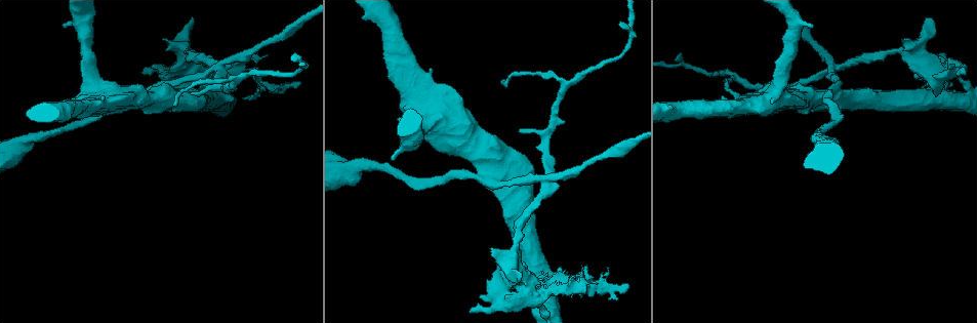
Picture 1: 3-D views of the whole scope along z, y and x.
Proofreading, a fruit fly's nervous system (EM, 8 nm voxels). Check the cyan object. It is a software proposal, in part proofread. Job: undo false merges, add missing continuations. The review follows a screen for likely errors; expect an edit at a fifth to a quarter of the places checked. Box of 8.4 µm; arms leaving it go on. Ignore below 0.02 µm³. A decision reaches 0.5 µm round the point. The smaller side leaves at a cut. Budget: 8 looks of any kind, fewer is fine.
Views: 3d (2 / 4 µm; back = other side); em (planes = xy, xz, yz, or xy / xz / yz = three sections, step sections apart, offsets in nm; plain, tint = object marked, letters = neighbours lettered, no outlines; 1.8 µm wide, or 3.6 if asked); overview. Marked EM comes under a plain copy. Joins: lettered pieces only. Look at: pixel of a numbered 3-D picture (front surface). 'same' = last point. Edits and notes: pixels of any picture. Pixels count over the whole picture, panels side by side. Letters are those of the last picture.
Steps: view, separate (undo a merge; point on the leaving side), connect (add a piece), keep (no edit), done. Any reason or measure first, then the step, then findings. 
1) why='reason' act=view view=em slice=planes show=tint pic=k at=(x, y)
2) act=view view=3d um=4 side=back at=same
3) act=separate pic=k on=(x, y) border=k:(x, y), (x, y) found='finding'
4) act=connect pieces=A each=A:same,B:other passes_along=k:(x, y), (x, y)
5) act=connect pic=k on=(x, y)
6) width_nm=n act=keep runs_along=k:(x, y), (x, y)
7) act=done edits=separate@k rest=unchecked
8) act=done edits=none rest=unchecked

why='thick turns thin' act=view view=3d um=2 pic=1 at=(578, 289)

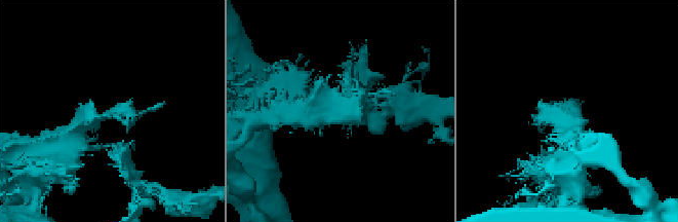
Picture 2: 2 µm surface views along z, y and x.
act=view view=em slice=planes show=letters pic=2 at=(337, 114)

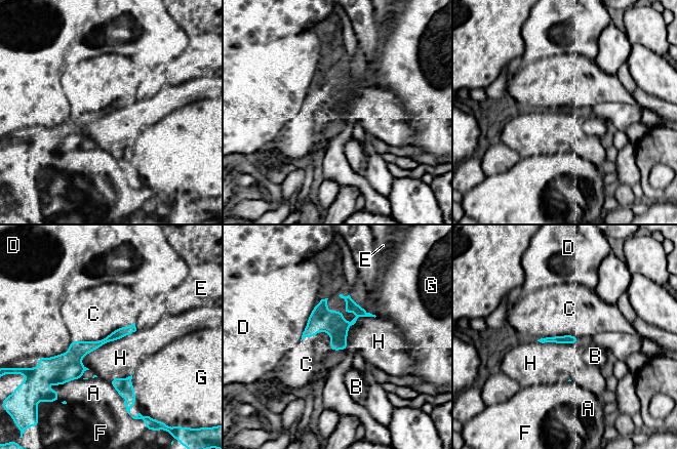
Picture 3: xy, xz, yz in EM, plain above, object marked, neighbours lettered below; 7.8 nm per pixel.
width_nm=70 act=keep each=A:other,B:other,C:other,D:other,E:other,F:other,G:other,H:other border=3:(342, 294), (345, 350) found='continuous, no second neuron'

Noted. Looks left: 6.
why='sudden change in width' act=view view=em um=3.6 slice=yz step=8 show=tint pic=1 at=(822, 138)

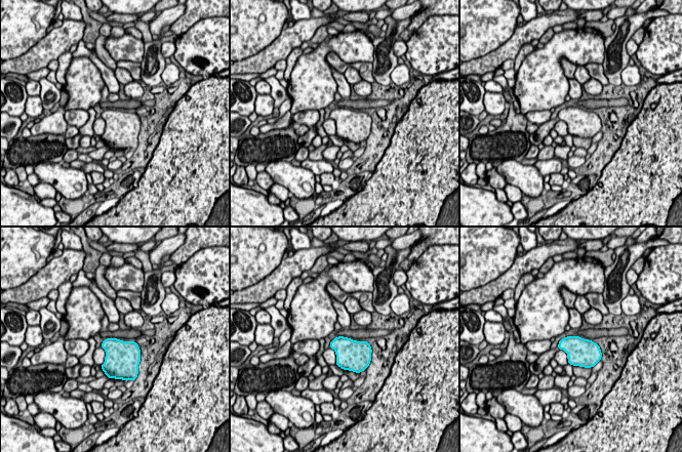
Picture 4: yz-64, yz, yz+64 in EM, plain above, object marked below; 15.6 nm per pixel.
why='another direction' act=view view=em um=3.6 slice=xz step=4 show=tint at=same

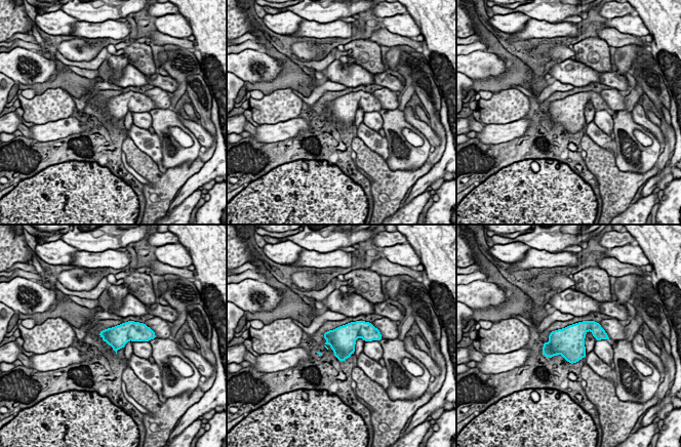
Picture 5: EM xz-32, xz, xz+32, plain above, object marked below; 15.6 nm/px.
act=view view=em um=3.6 slice=xz step=4 show=letters at=same

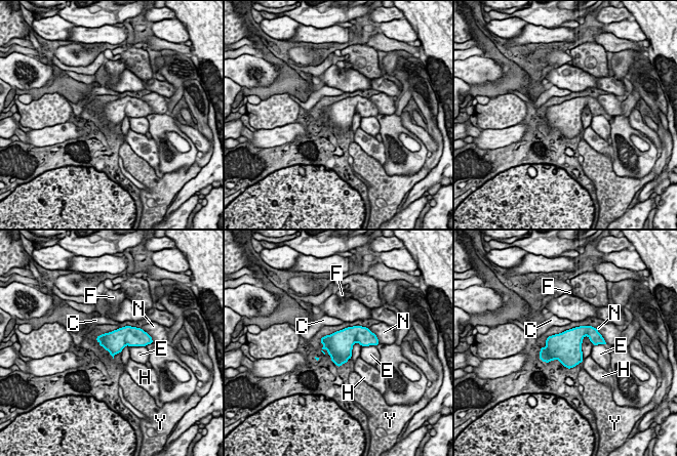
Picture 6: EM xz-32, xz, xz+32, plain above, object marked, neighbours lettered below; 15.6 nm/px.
longest_contact=N:240nm act=keep each=C:other,E:other,F:other,H:other,N:other,Y:other border=6:(594, 327), (603, 338) found='all the same neuron'

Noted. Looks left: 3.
why='abrupt turn' act=view view=3d um=4 pic=1 at=(828, 67)

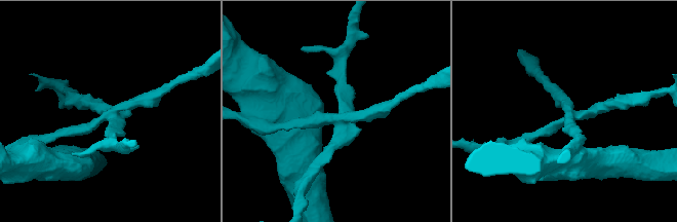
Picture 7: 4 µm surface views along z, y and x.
why='shape alone is not enough' act=view view=em slice=planes show=letters pic=7 at=(339, 119)

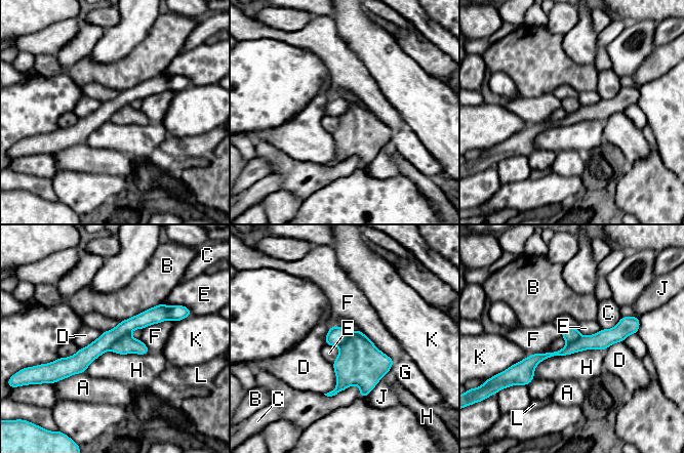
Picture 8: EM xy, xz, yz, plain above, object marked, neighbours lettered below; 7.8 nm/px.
longest_contact=H:600nm act=separate pic=8 on=(102, 344) each=A:other,B:other,C:other,D:other,E:other,F:other,G:other,H:other,J:other,K:other,L:other part_leaving=8:(167, 307), (122, 328), (63, 371) found='a second neuron is stuck on'

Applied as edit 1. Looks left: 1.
act=done edits=separate@8 rest=unchecked

